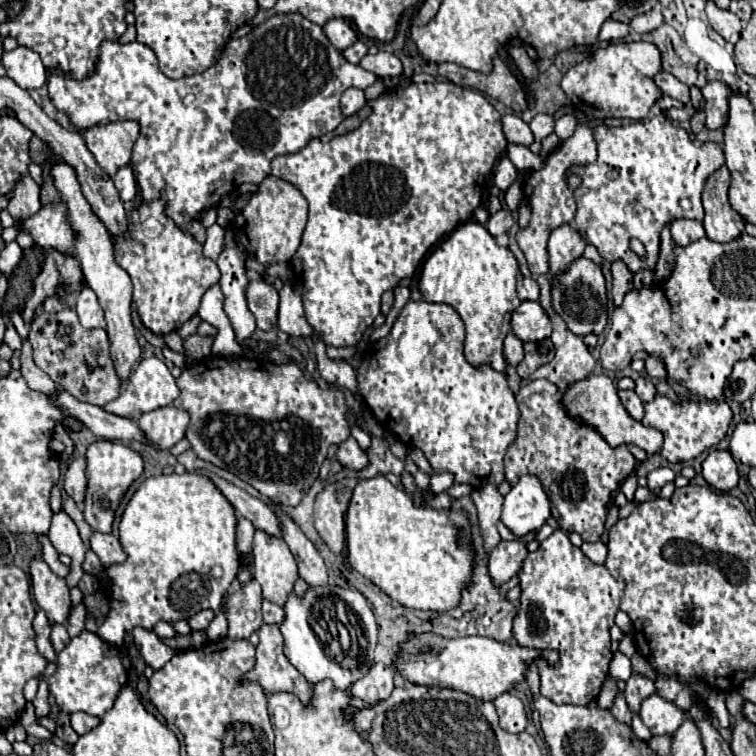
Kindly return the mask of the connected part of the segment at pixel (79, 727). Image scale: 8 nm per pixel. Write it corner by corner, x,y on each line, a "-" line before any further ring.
72,713
72,715
70,715
70,723
72,723
72,729
74,729
78,735
84,735
84,733
88,733
90,729
94,729
94,727
100,723
100,719
98,719
98,717
92,717
92,715
88,715
88,713

